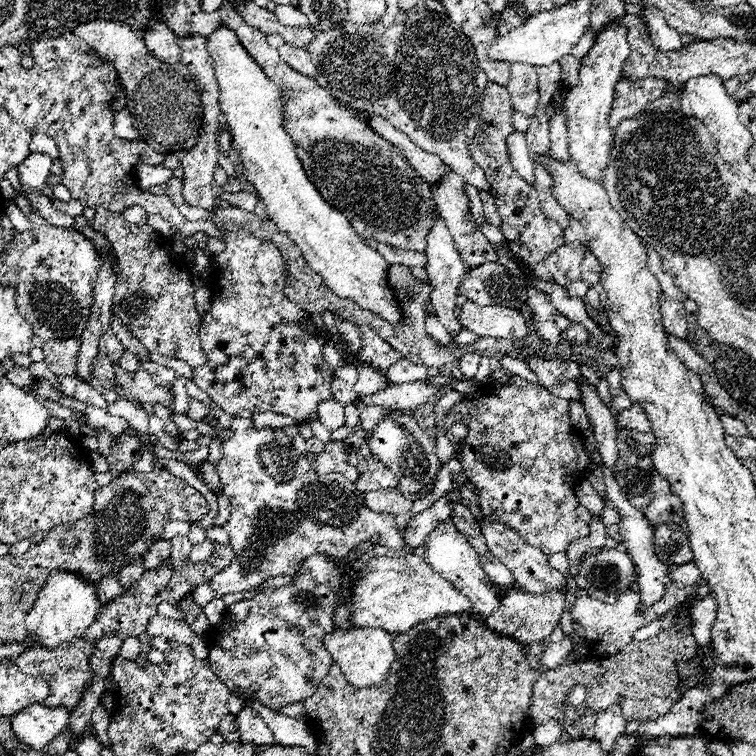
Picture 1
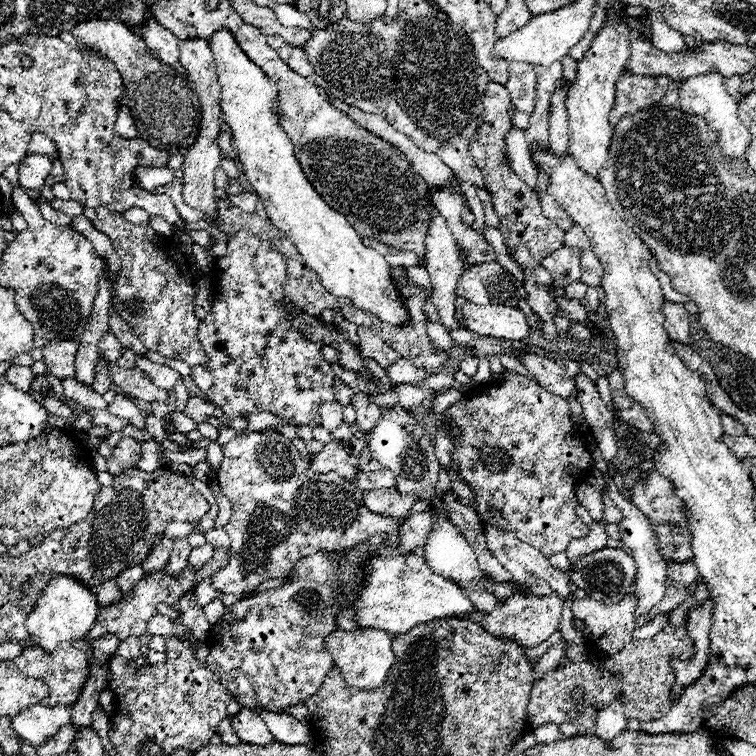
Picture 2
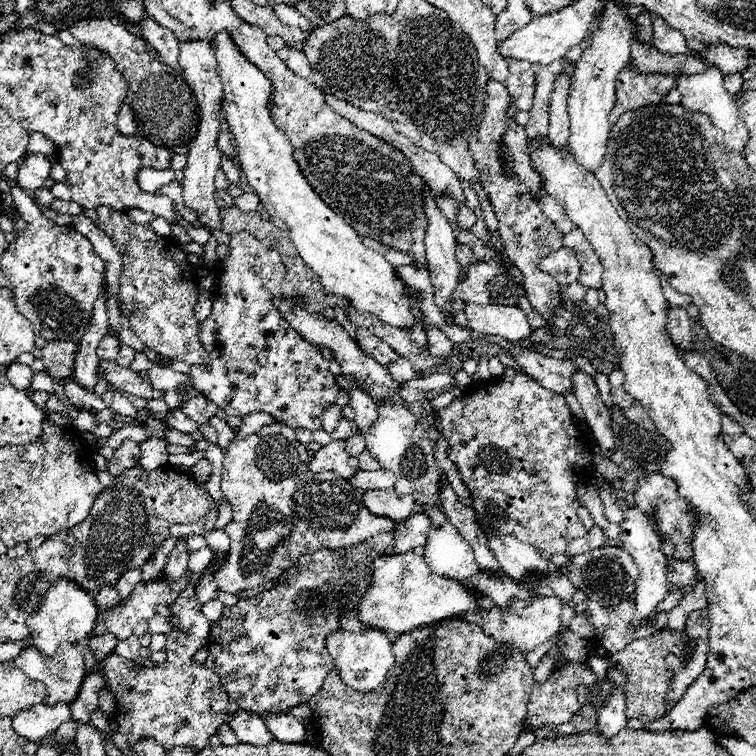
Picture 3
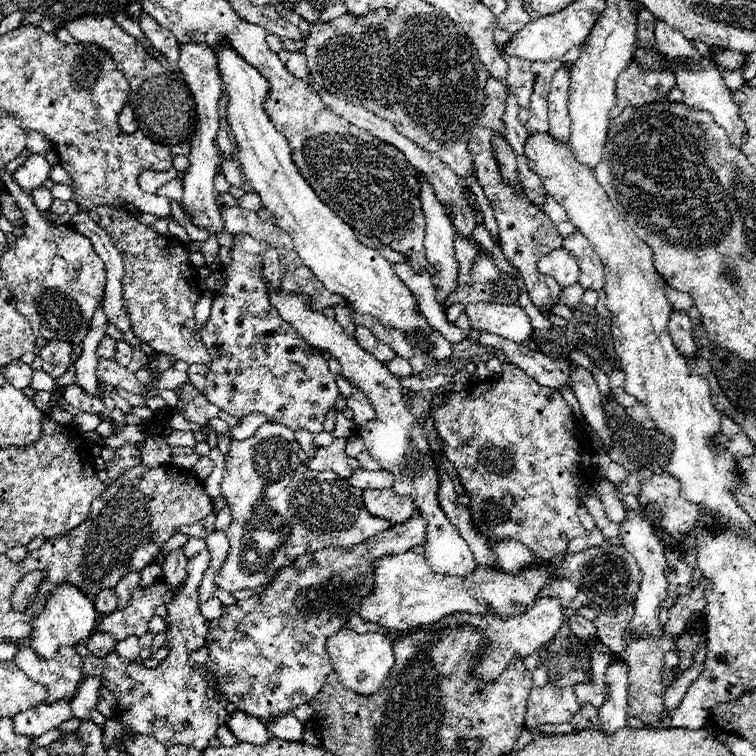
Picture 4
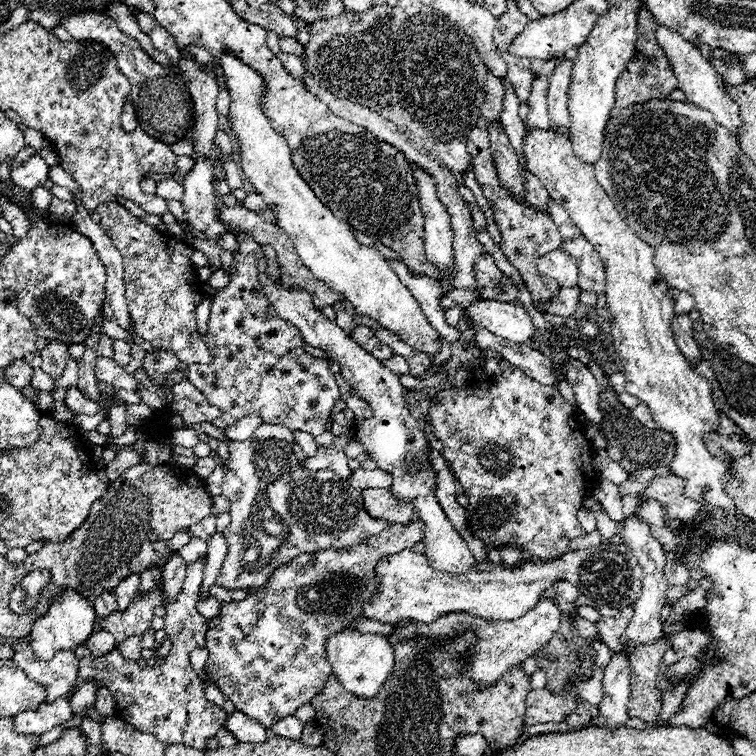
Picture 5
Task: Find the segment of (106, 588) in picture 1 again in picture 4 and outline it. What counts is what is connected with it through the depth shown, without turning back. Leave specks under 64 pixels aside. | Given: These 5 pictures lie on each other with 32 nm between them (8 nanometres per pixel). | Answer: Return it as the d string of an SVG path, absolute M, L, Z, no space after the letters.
M110 590L110 592L100 592L94 600L94 608L98 614L110 614L116 610L116 604L118 604L118 598L116 594Z

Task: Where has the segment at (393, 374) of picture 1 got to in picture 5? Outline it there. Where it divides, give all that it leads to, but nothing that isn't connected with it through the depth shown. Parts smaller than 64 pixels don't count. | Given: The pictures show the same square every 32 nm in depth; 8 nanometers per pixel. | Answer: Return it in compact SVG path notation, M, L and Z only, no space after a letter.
M394 354L390 360L384 360L382 366L388 366L394 374L408 374L408 370L410 370L408 362L402 356L398 356L398 354Z

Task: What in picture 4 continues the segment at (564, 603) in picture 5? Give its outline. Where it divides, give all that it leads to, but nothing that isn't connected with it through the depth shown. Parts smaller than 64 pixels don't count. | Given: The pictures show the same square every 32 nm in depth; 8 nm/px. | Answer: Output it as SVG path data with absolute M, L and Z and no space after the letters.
M554 578L546 588L542 588L540 596L546 596L546 598L558 598L562 608L570 608L570 602L576 598L578 590L572 582L568 582L566 578Z

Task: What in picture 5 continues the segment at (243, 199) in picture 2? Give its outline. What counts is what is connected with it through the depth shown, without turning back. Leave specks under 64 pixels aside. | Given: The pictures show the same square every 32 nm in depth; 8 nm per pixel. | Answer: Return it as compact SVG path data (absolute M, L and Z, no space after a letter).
M248 194L246 200L242 202L242 206L250 208L250 210L254 210L254 212L260 212L260 210L268 210L268 208L270 208L260 194Z

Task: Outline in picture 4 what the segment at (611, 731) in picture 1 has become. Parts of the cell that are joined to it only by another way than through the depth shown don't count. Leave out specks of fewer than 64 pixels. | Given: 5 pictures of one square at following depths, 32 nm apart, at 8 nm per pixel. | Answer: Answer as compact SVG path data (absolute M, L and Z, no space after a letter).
M616 658L612 664L606 668L606 696L604 704L598 708L600 716L600 728L606 730L608 734L614 734L616 730L626 726L628 714L626 714L626 704L628 704L628 666Z

